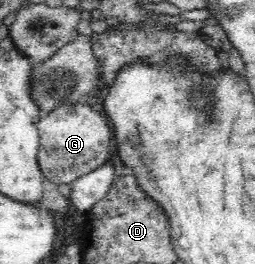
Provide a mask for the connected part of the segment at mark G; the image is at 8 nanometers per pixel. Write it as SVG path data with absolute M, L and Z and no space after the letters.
M86 103L64 104L43 114L37 122L40 140L37 161L44 178L59 184L71 184L77 178L106 164L110 158L110 126L102 113Z

